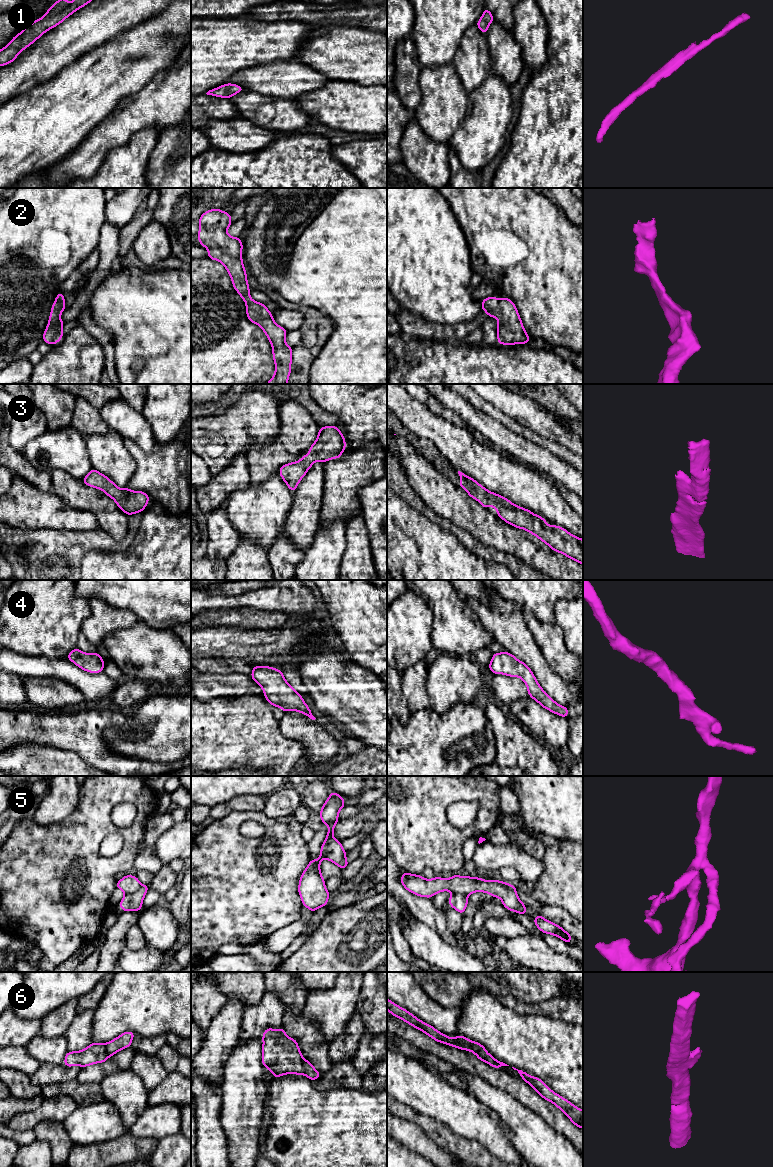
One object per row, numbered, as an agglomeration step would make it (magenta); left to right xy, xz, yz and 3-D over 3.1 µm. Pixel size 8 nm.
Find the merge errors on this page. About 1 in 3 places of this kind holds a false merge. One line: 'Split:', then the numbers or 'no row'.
Split: 5, 6

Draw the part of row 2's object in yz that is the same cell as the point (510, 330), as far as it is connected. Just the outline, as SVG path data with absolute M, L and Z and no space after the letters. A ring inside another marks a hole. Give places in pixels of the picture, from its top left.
M491 296L481 301L481 306L489 317L495 317L499 321L497 325L498 344L526 344L531 340L512 300L506 297L498 300Z

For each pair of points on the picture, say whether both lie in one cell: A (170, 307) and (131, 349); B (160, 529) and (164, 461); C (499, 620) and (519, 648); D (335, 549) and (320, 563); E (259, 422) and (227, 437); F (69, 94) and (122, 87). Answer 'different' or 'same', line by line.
A: same
B: different
C: same
D: same
E: same
F: same

